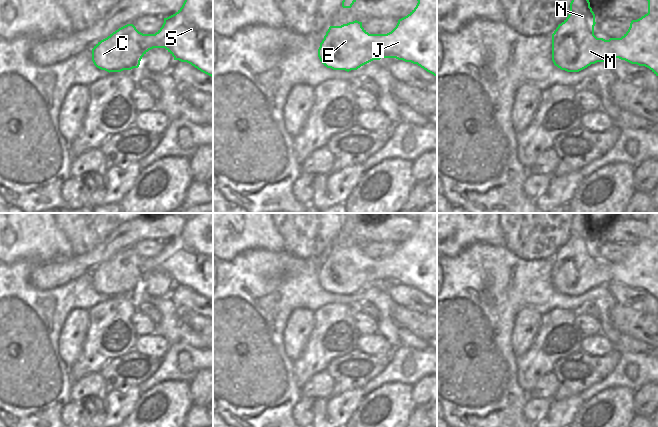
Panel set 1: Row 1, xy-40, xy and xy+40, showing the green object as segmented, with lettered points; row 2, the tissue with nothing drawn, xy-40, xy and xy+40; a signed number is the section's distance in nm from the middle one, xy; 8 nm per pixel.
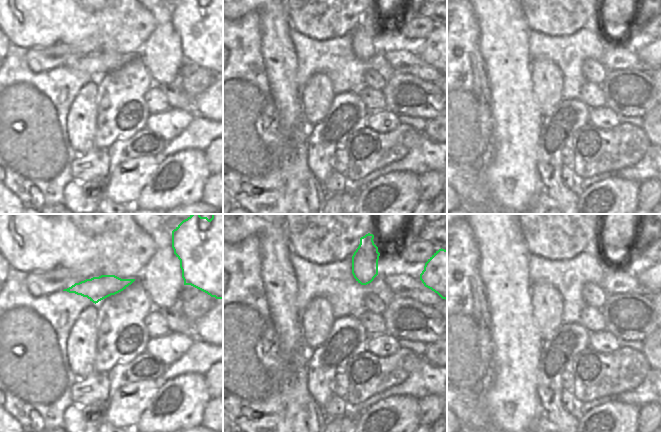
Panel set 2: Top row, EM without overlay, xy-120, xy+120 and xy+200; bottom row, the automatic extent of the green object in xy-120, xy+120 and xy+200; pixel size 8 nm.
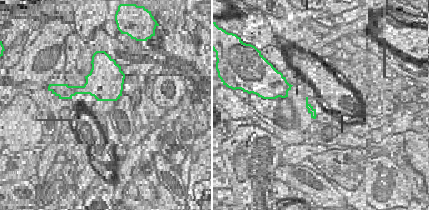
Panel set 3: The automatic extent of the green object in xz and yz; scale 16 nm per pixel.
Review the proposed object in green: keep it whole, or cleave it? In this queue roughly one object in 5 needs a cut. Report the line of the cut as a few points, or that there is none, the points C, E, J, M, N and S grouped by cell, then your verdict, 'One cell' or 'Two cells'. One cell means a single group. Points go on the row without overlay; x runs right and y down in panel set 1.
No split. Groups: C E J M N S. One cell

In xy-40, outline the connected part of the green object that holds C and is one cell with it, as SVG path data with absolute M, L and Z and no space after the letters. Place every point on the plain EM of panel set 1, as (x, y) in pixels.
M197 213L186 218L182 231L164 242L162 251L155 258L143 258L133 248L127 248L92 273L94 289L107 296L121 296L138 292L142 281L153 272L165 272L174 284L187 286L213 302L213 213Z

